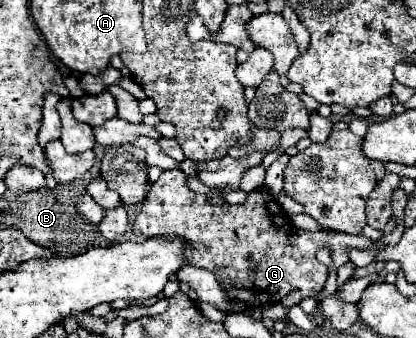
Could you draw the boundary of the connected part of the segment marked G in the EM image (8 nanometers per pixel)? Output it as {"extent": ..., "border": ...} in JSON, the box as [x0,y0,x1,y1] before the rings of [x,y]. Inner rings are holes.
{"extent":[133,169,377,313],"border":[[[179,169],[163,171],[157,183],[153,183],[143,209],[133,221],[133,231],[145,237],[165,235],[189,241],[191,251],[187,253],[187,263],[209,269],[217,275],[217,281],[231,299],[227,313],[237,307],[255,307],[279,301],[295,287],[303,297],[315,297],[329,275],[327,265],[315,259],[319,247],[327,247],[331,251],[333,265],[341,267],[349,263],[349,249],[371,249],[377,245],[377,241],[365,235],[355,237],[341,231],[297,231],[289,225],[287,215],[281,211],[275,197],[265,189],[249,193],[245,205],[209,205],[205,195],[189,189],[185,173]],[[217,269],[227,269],[227,273],[219,275]]]}

